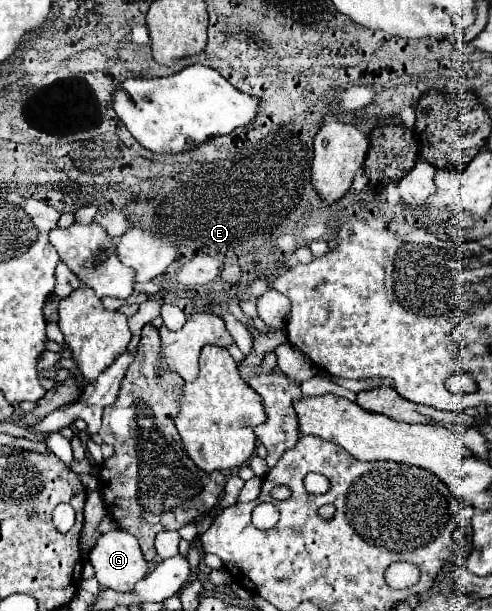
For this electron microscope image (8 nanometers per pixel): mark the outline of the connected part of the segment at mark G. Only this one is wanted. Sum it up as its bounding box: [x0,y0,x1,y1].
[88,530,148,592]

